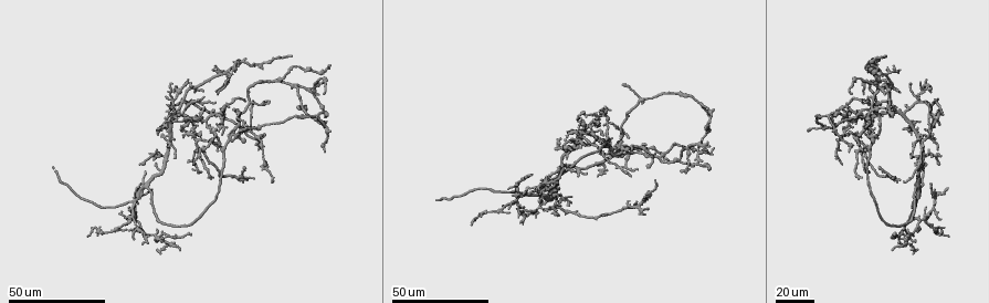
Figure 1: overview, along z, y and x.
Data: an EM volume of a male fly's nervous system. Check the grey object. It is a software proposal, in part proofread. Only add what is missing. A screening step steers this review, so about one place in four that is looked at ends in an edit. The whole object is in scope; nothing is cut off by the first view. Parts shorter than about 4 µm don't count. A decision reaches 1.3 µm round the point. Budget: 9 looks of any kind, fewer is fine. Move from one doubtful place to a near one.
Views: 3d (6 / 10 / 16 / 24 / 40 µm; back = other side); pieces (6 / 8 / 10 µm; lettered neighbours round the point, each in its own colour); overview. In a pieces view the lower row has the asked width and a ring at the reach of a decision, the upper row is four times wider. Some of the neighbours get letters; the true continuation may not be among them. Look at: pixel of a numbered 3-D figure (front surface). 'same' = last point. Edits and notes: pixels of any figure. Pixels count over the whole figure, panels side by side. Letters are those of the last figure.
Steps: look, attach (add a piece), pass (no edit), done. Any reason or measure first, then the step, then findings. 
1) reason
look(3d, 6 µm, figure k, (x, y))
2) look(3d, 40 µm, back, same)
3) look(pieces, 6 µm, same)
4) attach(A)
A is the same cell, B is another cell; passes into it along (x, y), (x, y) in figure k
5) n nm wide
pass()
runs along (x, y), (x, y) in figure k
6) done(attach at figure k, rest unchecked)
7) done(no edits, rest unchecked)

tapers out
look(3d, 24 µm, figure 1, (507, 187))

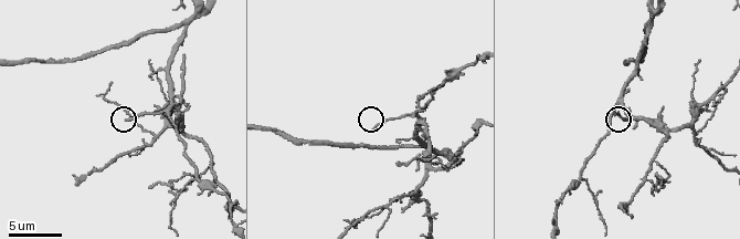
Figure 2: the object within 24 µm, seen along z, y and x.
look(pieces, 8 µm, figure 2, (374, 127))

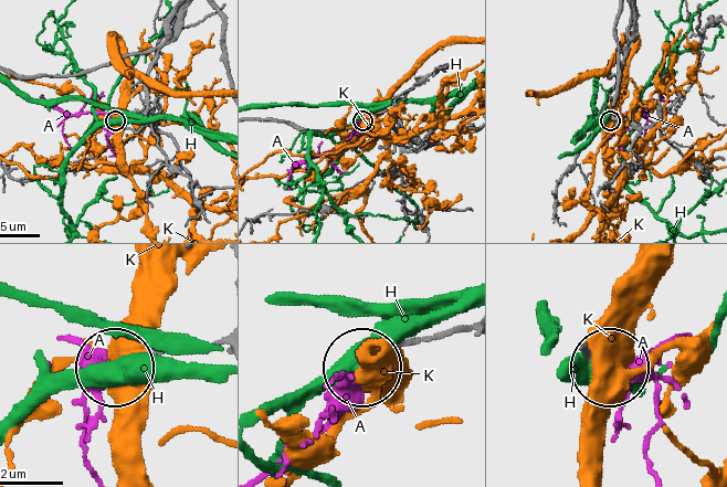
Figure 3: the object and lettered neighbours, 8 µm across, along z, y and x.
attach(A)
A is the same cell, H and K are other cells; passes into it along (382, 112), (301, 162), (291, 189) in figure 3; the neuron continues

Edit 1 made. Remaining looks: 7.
look(overview)

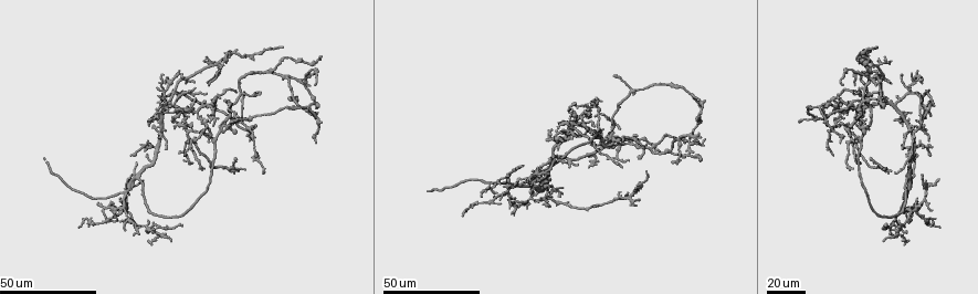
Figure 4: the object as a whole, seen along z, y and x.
thin end
look(3d, 40 µm, figure 4, (898, 220))

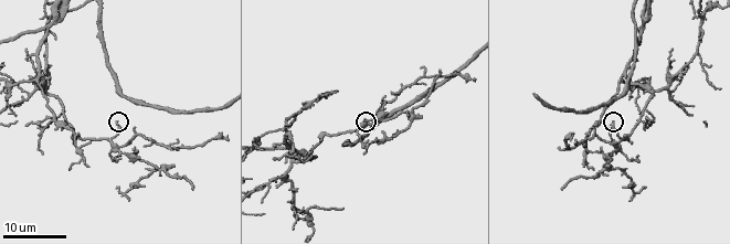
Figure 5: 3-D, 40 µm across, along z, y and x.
look(pieces, 6 µm, figure 5, (116, 121))

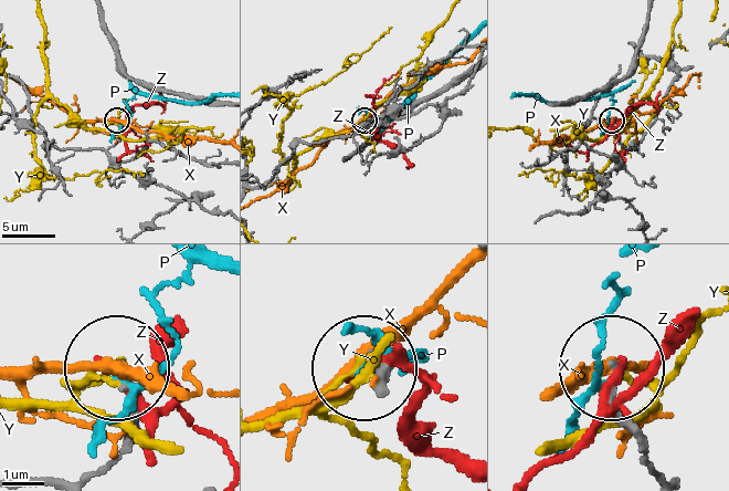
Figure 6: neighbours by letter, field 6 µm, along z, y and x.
pass()
P, X, Y and Z are other cells; no lettered piece goes on from it

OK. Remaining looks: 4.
branch stops here
look(3d, 40 µm, figure 4, (234, 51))

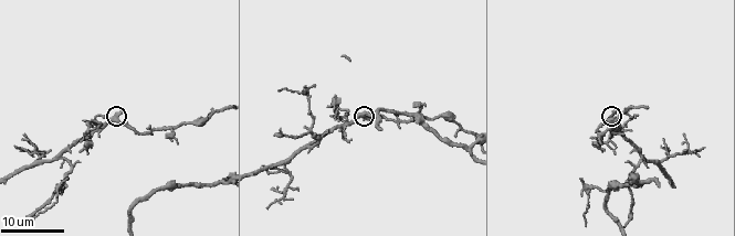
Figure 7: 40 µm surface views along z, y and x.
closer look
look(3d, 6 µm, figure 7, (125, 109))

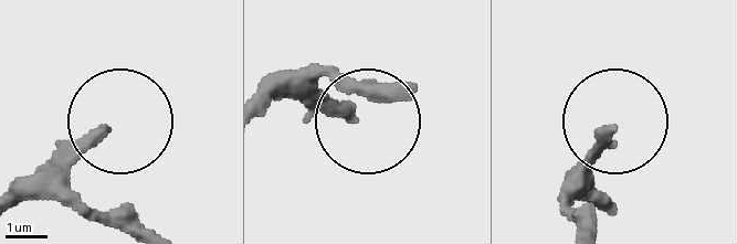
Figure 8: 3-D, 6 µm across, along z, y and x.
what lies round it
look(pieces, 8 µm, figure 8, (611, 134))

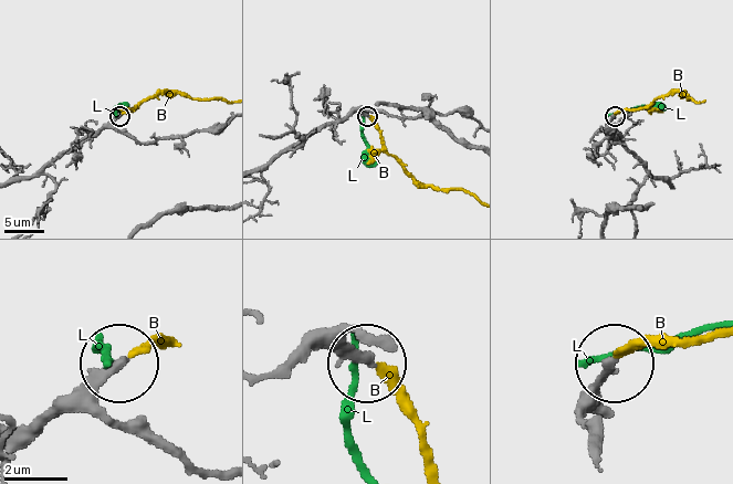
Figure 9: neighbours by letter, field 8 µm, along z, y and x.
280 nm wide
attach(B)
B is the same cell, L is another cell; passes into it along (300, 360), (323, 344), (355, 353), (416, 431), (423, 463) in figure 9; the neuron continues

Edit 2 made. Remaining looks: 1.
done(attach at figure 3, attach at figure 9, rest unchecked)

